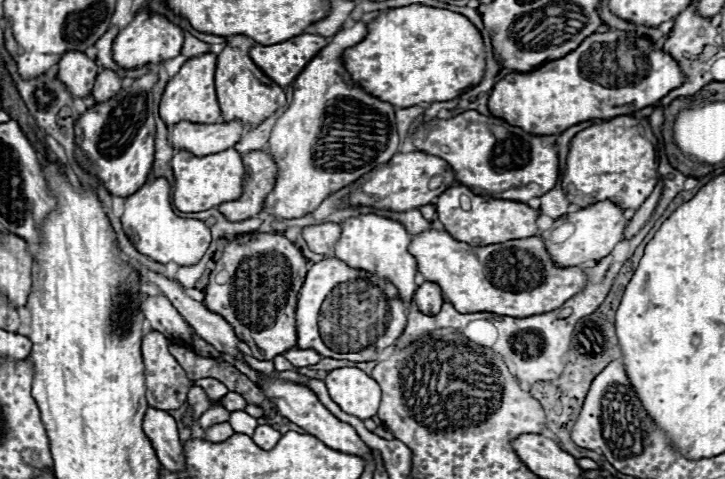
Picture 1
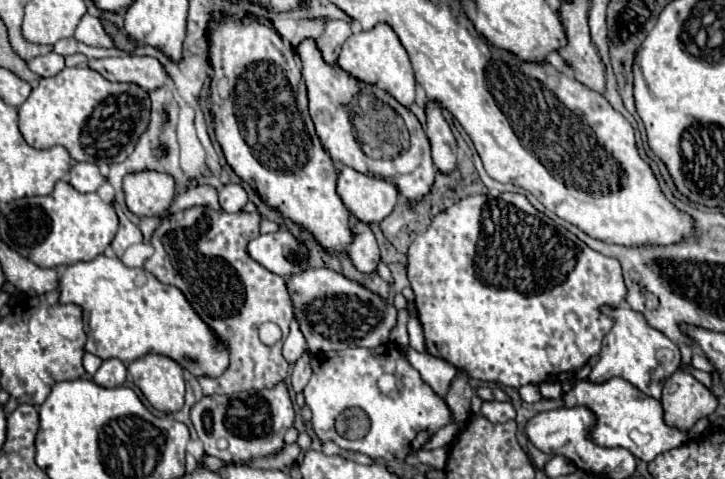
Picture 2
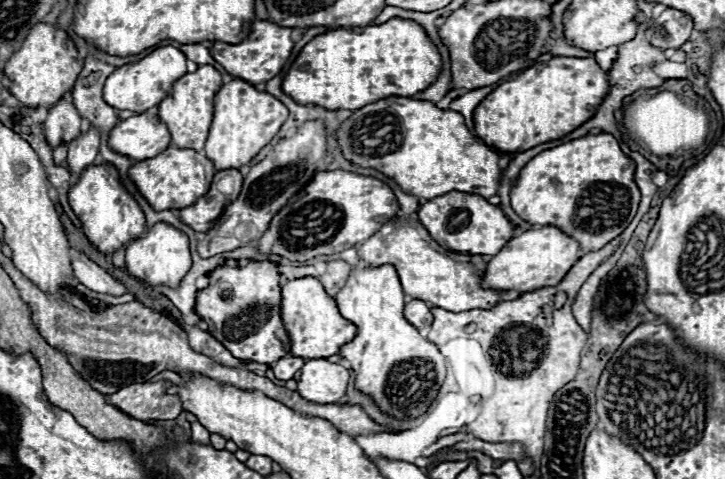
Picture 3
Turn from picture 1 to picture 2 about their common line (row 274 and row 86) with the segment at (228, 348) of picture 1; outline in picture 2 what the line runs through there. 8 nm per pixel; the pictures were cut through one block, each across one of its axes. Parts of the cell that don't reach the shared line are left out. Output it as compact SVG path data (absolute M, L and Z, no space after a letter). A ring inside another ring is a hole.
M120 56L120 58L102 58L88 62L96 72L114 82L132 82L144 90L162 88L168 72L152 56Z

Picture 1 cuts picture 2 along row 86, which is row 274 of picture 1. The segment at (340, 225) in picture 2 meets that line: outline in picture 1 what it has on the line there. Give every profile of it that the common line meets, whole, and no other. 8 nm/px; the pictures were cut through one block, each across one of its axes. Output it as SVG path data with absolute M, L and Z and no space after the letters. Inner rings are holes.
M254 232L246 240L230 242L222 258L216 262L216 268L210 274L210 282L206 286L204 304L210 312L226 318L236 336L252 348L252 356L258 360L274 360L274 356L284 354L286 350L296 346L296 300L306 276L308 260L302 256L302 250L290 242L284 234L278 232Z

